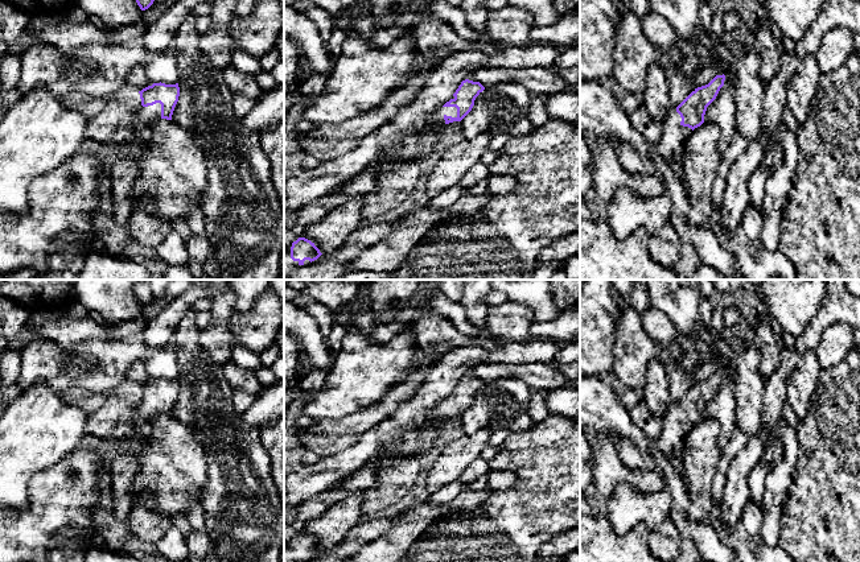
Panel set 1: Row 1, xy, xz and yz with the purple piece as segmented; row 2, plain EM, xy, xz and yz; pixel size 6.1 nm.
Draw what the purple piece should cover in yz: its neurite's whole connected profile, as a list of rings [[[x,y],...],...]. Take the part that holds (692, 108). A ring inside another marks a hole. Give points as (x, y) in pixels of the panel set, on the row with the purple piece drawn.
[[[716,75],[708,84],[695,88],[663,121],[663,135],[653,152],[666,158],[682,160],[691,132],[704,123],[707,107],[724,86],[725,75]]]

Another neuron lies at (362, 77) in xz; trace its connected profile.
[[[410,30],[384,49],[371,47],[365,37],[349,33],[342,44],[341,53],[334,57],[334,65],[322,94],[304,109],[304,119],[314,124],[343,123],[374,111],[394,90],[402,86],[417,58],[413,30]]]

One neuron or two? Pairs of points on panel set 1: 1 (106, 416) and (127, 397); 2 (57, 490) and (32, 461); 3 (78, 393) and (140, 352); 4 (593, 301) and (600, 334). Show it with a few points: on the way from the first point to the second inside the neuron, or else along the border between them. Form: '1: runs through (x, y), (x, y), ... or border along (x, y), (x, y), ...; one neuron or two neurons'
1: runs through (111, 413), (122, 403); one neuron
2: border along (68, 454), (40, 470), (32, 478), (29, 500); two neurons
3: border along (107, 389), (66, 387), (60, 392); two neurons
4: runs through (597, 309), (600, 326); one neuron

